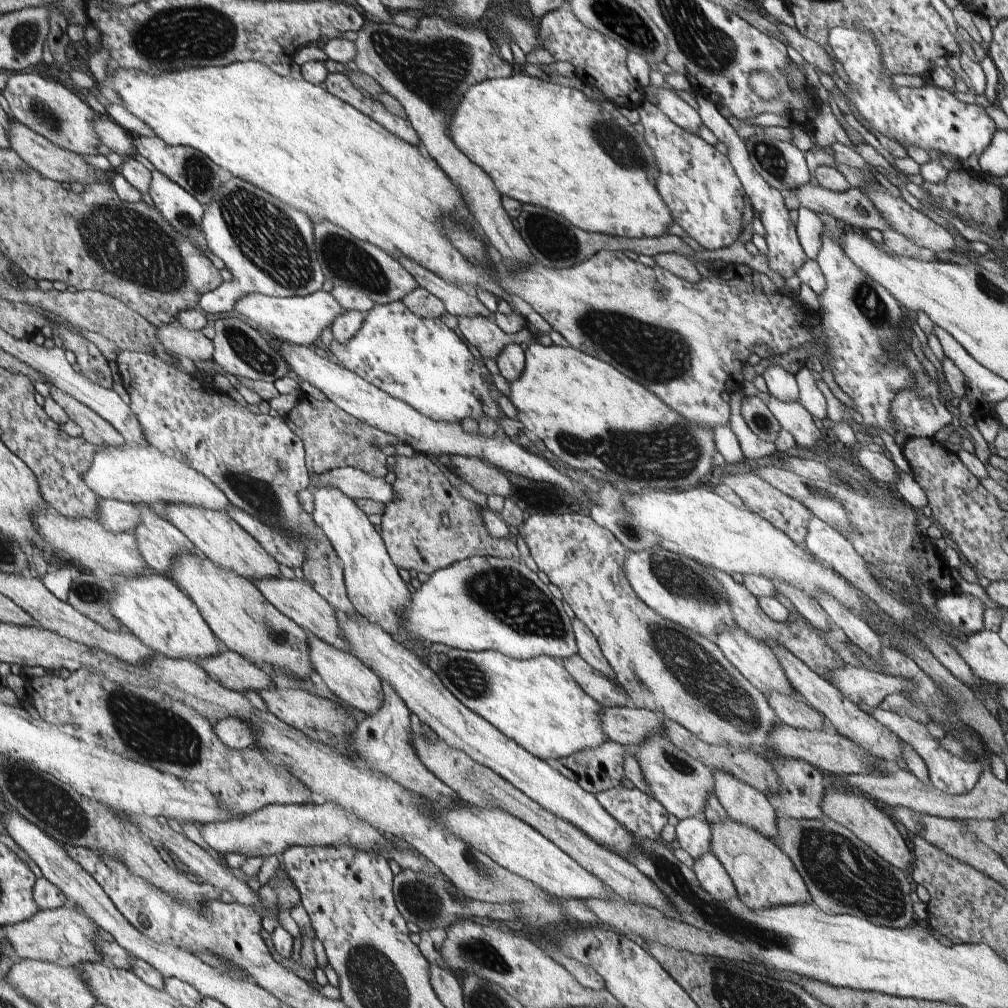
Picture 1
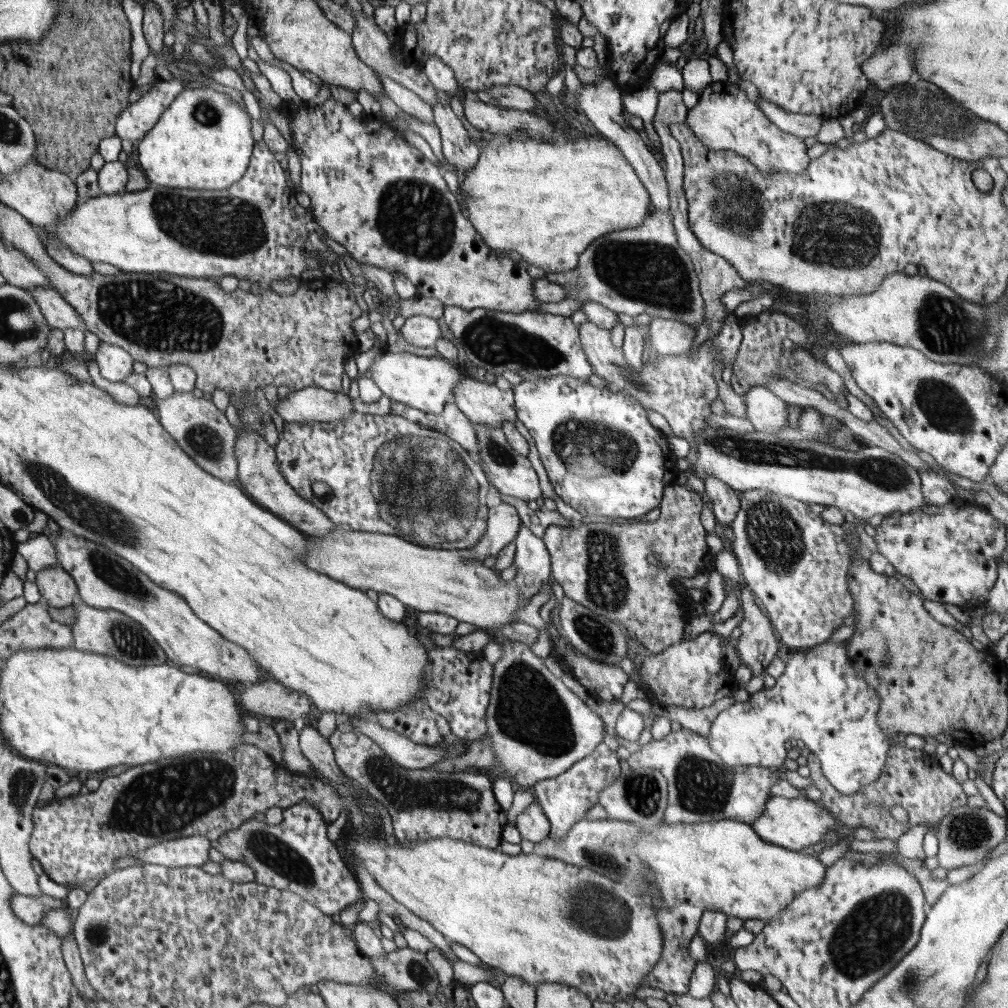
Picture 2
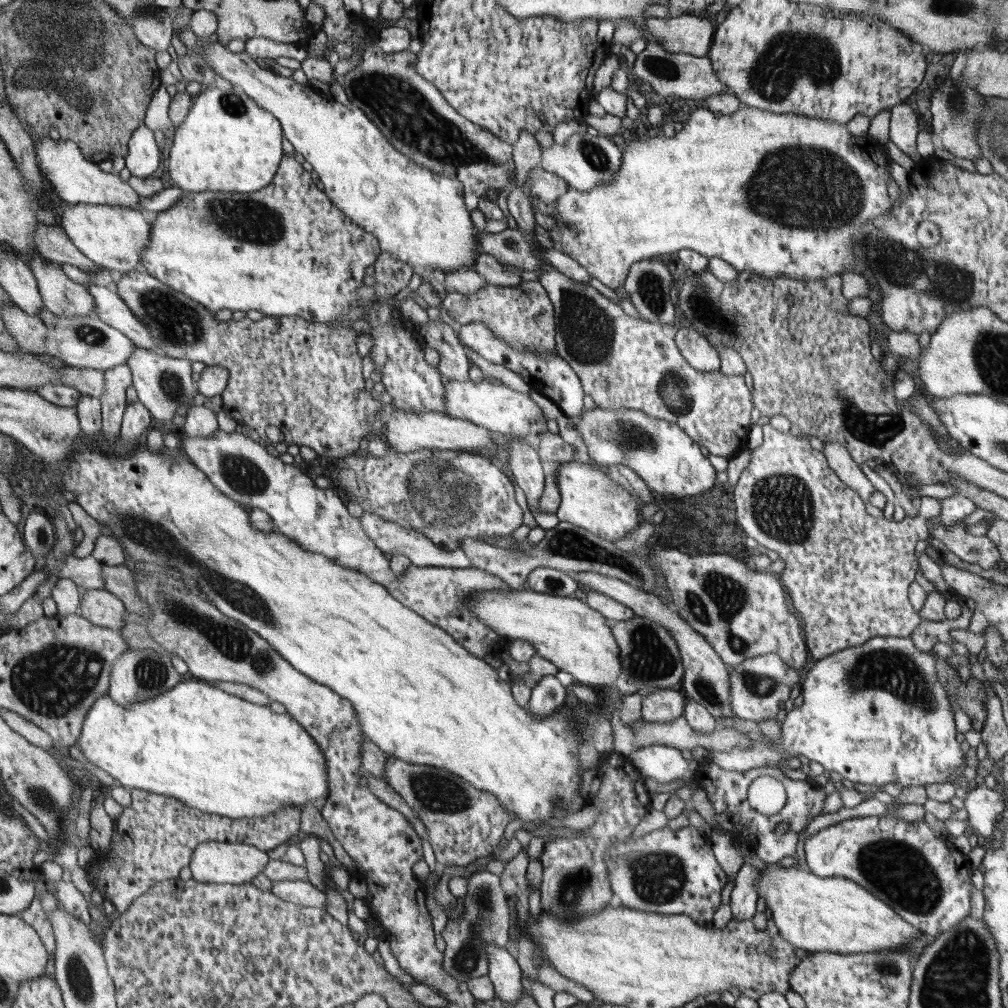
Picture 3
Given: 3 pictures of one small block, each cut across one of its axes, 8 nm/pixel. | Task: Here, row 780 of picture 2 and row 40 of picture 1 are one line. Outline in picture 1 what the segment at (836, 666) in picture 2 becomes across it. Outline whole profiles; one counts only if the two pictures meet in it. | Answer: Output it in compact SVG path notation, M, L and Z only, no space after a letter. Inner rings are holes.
M833 28L829 30L827 40L851 80L847 100L879 134L893 138L901 146L911 144L927 152L937 150L941 154L953 154L959 162L973 154L979 156L991 142L995 124L987 114L983 114L981 106L967 106L947 90L935 88L931 82L925 82L921 88L893 88L883 62L879 62L879 46L875 46L871 34L861 28Z

